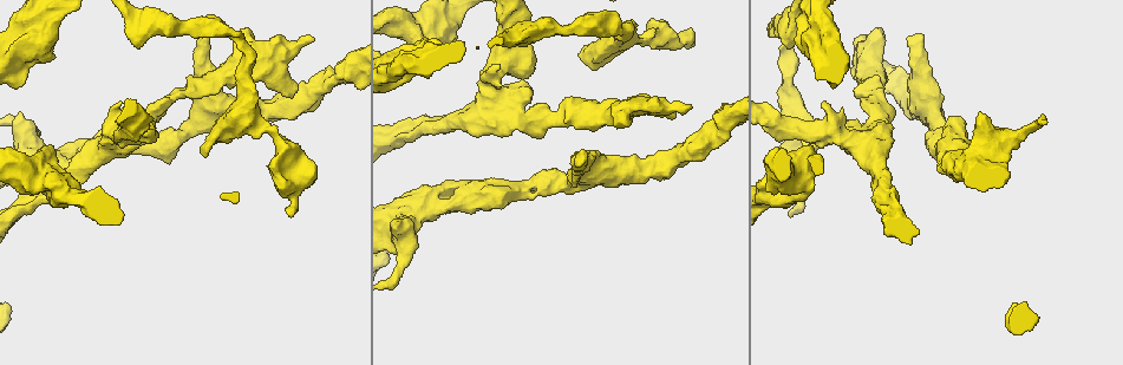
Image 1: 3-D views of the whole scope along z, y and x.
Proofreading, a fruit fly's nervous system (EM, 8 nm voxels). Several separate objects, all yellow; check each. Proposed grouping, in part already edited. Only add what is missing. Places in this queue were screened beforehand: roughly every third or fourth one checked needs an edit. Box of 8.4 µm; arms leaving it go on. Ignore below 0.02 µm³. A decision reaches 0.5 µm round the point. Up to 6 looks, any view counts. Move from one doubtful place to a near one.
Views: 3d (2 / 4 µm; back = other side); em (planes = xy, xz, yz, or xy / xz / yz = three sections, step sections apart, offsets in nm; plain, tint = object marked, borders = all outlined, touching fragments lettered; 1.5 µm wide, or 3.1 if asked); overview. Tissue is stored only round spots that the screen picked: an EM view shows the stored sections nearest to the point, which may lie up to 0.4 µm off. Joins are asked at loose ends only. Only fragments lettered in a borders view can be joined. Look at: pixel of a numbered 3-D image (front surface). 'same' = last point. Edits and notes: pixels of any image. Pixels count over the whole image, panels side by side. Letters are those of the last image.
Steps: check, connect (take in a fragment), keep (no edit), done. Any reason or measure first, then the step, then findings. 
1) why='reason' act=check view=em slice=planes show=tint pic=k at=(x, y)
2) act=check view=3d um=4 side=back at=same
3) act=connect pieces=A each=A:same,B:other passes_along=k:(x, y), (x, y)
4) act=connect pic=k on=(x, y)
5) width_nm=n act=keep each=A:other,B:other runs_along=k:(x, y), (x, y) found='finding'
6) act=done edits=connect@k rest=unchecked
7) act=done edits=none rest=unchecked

why='thick end' act=check view=em slice=planes show=borders pic=1 at=(293, 93)

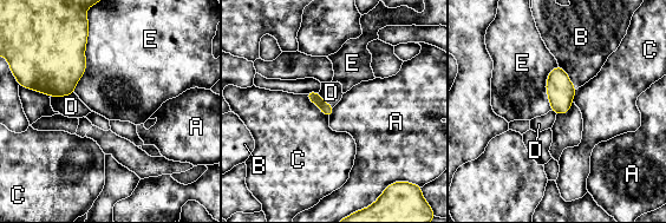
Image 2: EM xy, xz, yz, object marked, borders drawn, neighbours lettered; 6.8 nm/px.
longest_contact=E:400nm act=keep each=A:other,B:other,C:other,D:other,E:other found='none of them fits'

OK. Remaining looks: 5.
act=check view=3d um=2 side=back pic=1 at=(120, 102)

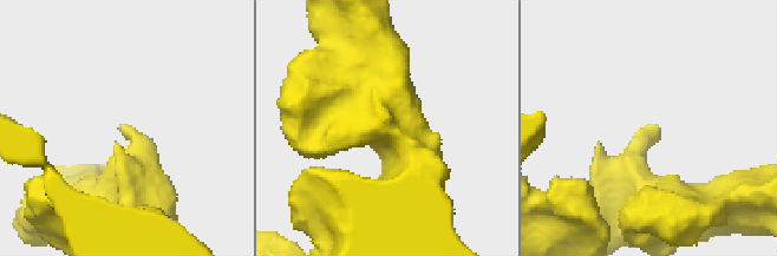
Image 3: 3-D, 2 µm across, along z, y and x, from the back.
why='shape alone is not enough' act=check view=em slice=xy step=4 show=borders pic=3 at=(123, 126)

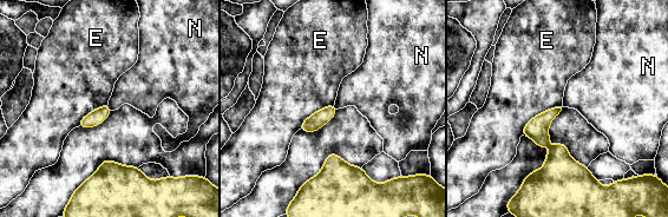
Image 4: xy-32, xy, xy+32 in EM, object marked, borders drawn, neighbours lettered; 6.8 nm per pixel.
why='cut it another way' act=check view=em slice=planes show=borders at=same

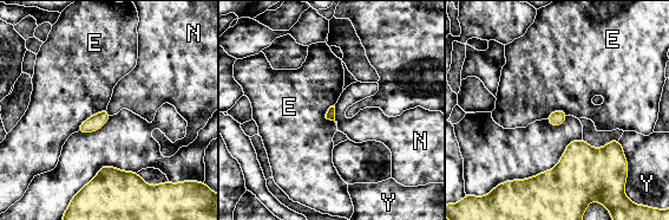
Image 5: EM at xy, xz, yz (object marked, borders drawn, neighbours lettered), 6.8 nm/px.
act=keep each=E:other,N:other,Y:other found='no lettered fragment goes on from it'

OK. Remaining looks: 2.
why='free end' act=check view=em slice=yz step=4 show=borders pic=1 at=(203, 155)

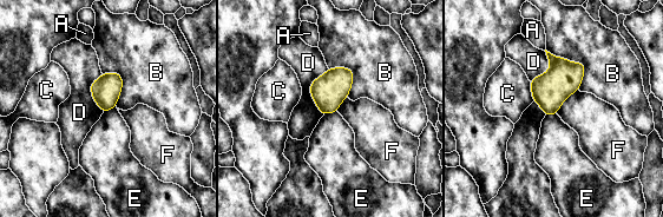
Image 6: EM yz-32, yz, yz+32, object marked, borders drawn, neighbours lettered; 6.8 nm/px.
why='cut it another way' act=check view=em slice=xy step=8 show=borders at=same

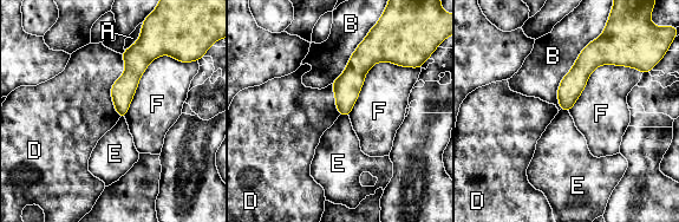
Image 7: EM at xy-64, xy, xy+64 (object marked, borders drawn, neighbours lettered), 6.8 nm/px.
act=keep each=A:other,B:other,D:other,E:other,F:other found='no lettered fragment goes on from it'

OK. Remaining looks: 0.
act=done edits=none rest=unchecked

